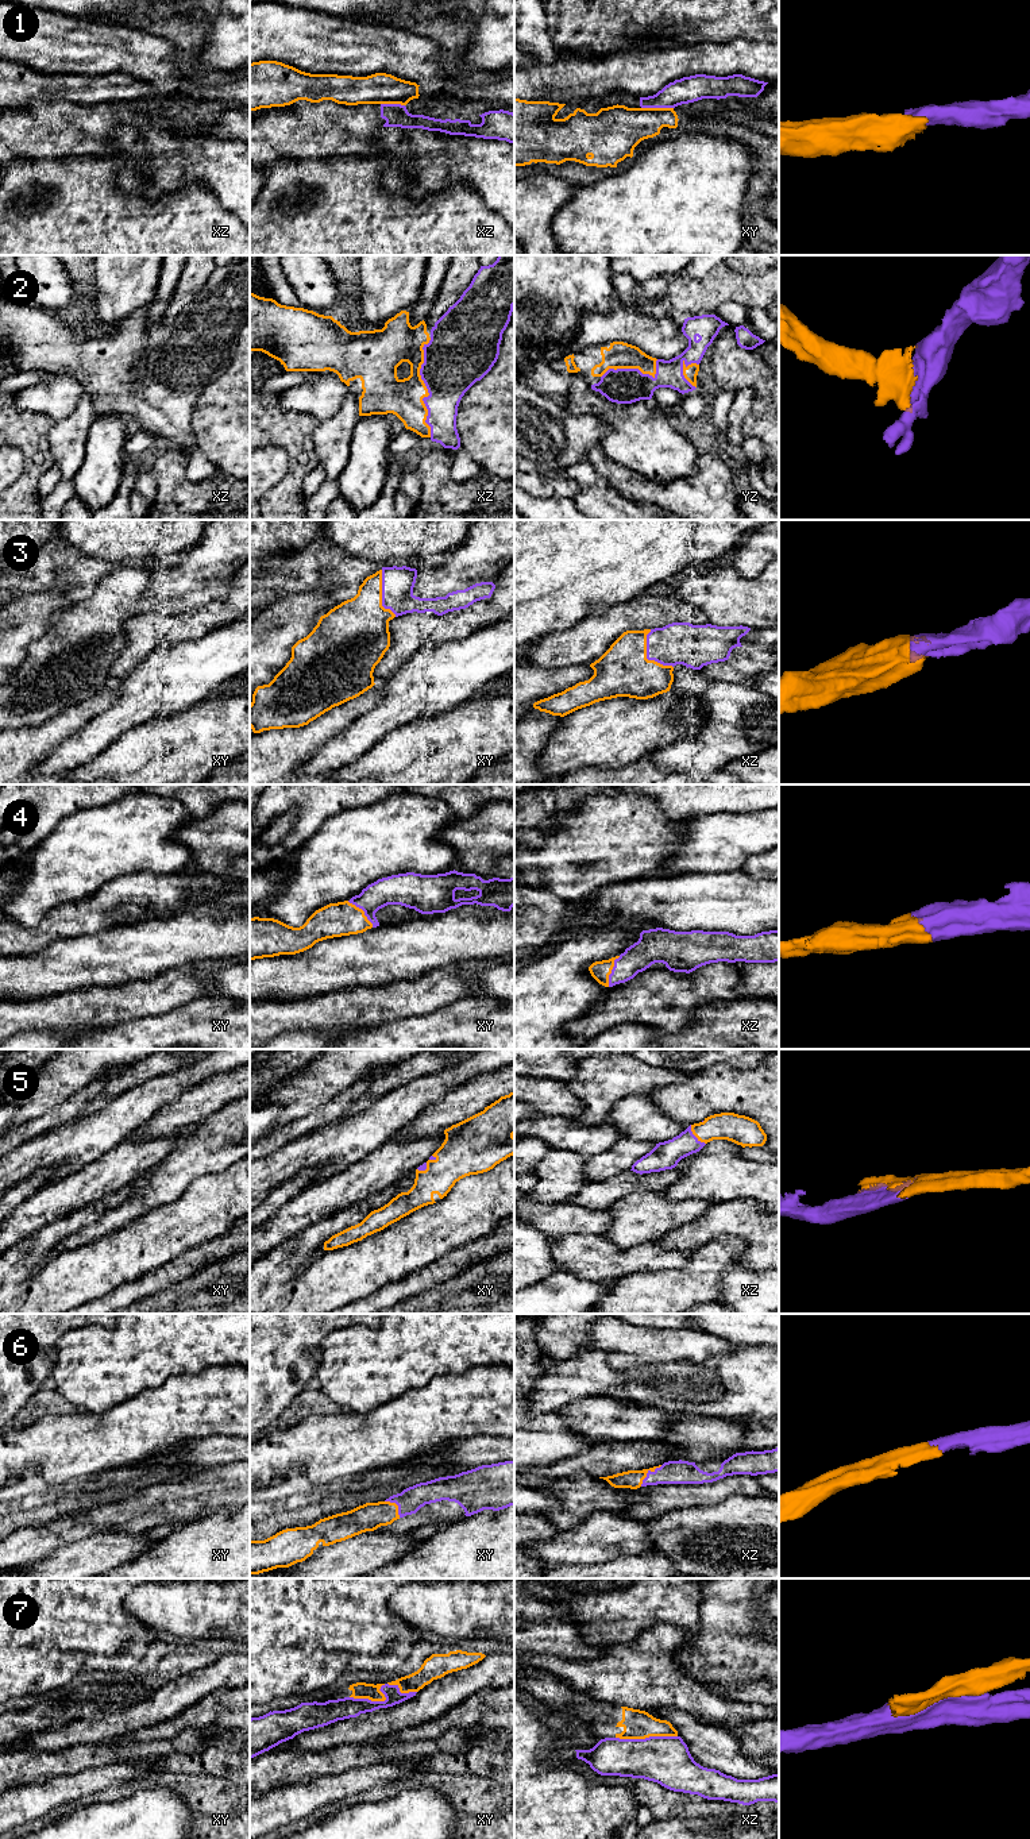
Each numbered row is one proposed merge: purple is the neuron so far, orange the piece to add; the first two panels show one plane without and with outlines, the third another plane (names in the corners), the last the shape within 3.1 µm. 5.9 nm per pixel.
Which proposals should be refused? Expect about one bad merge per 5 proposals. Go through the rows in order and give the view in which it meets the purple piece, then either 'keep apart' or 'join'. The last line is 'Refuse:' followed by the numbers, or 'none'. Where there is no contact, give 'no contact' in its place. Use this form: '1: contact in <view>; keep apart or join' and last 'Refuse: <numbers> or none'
1: contact in xy; keep apart
2: contact in xz; join
3: contact in xz; join
4: contact in xy; join
5: contact in xz; join
6: contact in xz; join
7: contact in xz; keep apart
Refuse: 1, 7

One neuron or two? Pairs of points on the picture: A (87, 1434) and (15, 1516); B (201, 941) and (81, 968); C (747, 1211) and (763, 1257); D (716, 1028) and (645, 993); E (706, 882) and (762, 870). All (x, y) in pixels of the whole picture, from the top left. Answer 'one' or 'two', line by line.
A: two
B: one
C: one
D: two
E: two

